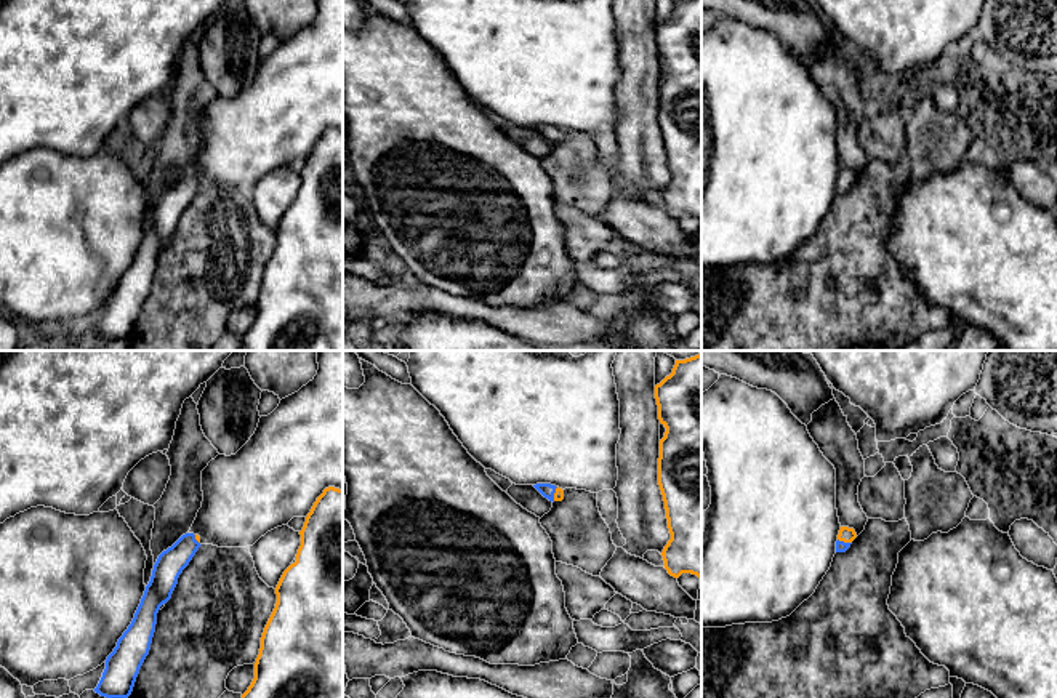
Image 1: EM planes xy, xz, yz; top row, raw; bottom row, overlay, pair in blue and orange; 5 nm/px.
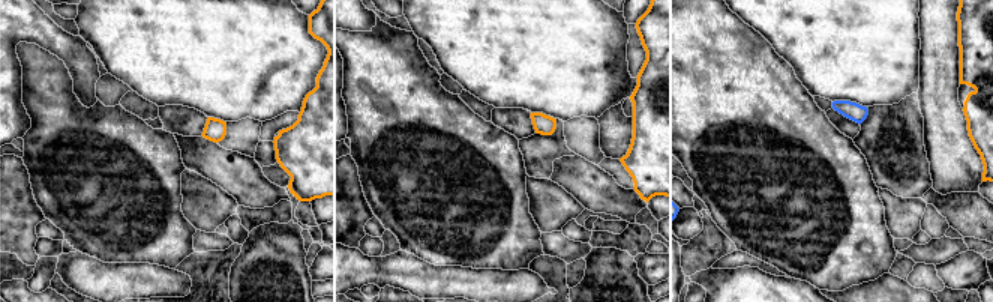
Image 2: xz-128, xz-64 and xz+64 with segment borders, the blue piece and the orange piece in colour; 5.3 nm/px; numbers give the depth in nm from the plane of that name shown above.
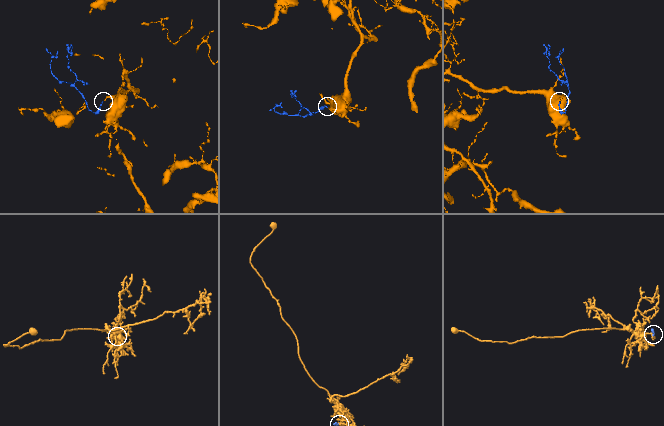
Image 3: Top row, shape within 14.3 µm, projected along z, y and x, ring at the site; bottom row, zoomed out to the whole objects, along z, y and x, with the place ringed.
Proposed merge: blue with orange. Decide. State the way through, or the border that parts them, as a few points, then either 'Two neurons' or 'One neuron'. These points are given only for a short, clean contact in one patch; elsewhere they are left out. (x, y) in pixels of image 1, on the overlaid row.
Path across: xz (548, 490), (554, 492), (559, 493). One neuron

